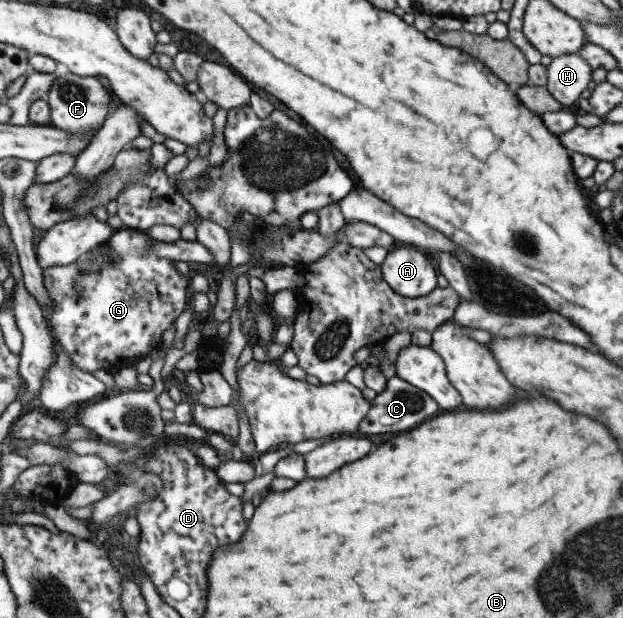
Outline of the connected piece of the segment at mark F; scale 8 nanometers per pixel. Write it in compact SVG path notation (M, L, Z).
M68 73L54 79L47 101L51 116L50 126L77 134L77 132L95 132L104 125L111 112L112 98L98 77Z

